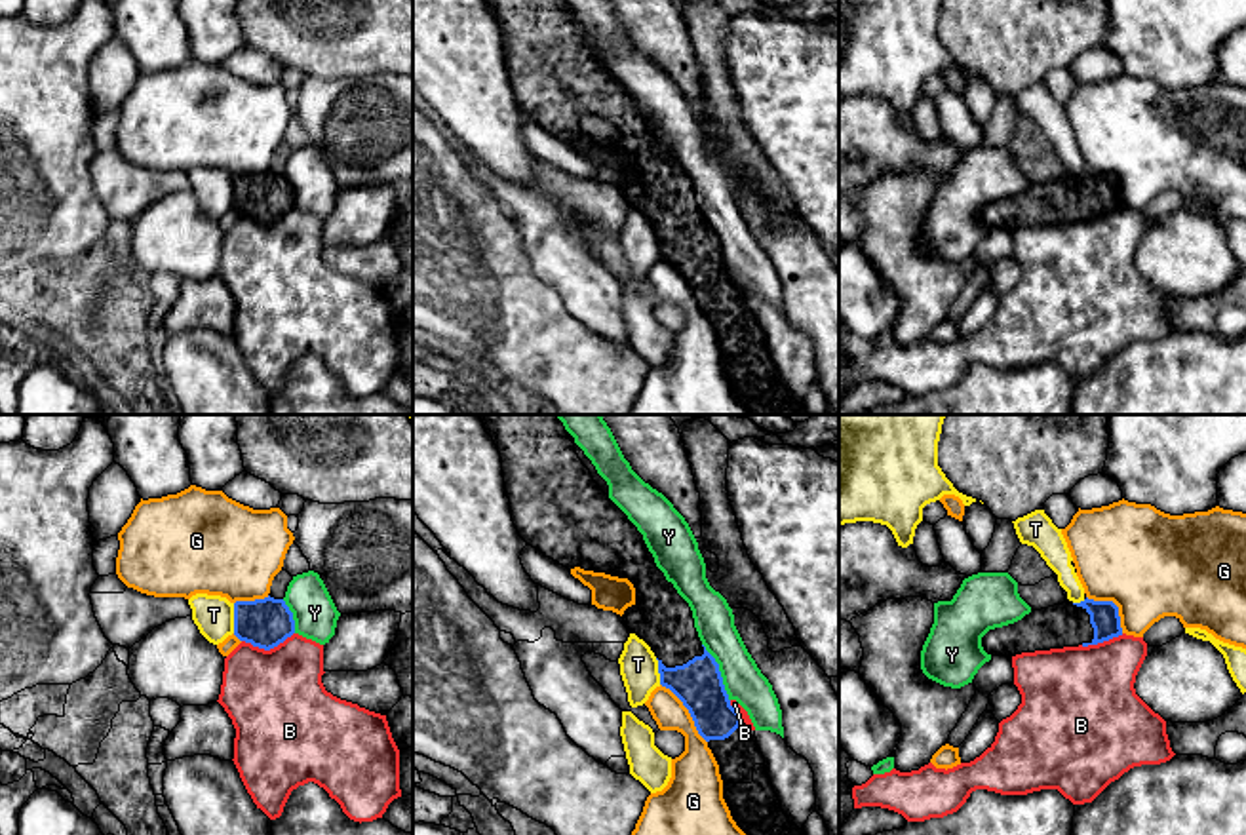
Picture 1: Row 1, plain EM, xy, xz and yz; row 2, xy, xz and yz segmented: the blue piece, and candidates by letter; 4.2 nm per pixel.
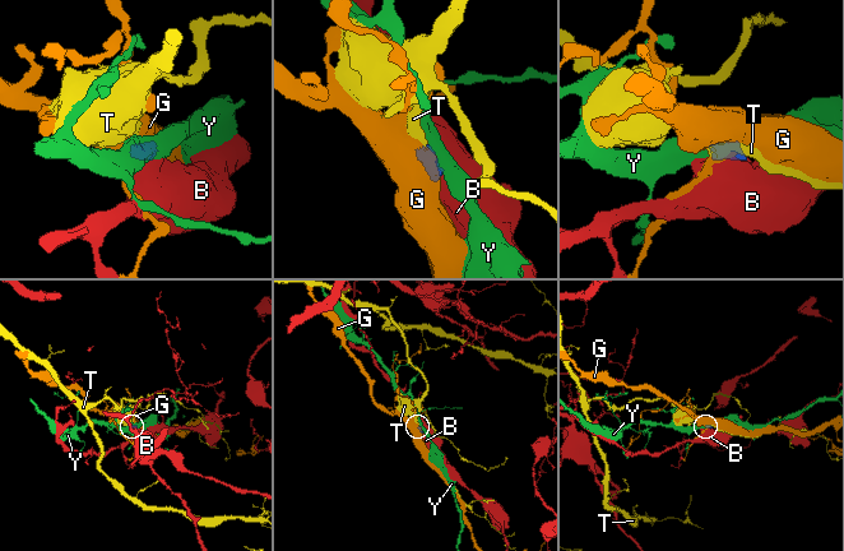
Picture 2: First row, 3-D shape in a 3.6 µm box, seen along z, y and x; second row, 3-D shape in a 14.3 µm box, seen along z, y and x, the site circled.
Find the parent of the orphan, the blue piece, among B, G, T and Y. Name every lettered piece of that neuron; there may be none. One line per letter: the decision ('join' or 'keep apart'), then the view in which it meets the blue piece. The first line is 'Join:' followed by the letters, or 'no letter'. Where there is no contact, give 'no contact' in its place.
Join: no letter
B: keep apart; contact in xy
G: keep apart; contact in xz
T: keep apart; contact in xy
Y: keep apart; contact in xz

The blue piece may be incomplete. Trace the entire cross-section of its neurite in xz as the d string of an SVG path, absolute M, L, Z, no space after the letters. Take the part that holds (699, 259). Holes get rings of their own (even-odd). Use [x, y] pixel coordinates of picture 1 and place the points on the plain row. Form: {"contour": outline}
{"contour": "M483 0L500 32L512 95L519 110L569 145L605 146L628 152L635 177L624 196L658 232L660 259L670 262L689 283L698 308L708 316L723 354L723 373L736 399L750 415L808 415L782 384L759 325L755 304L730 280L719 238L702 219L689 177L656 141L643 108L628 89L594 55L576 29L565 0Z"}

